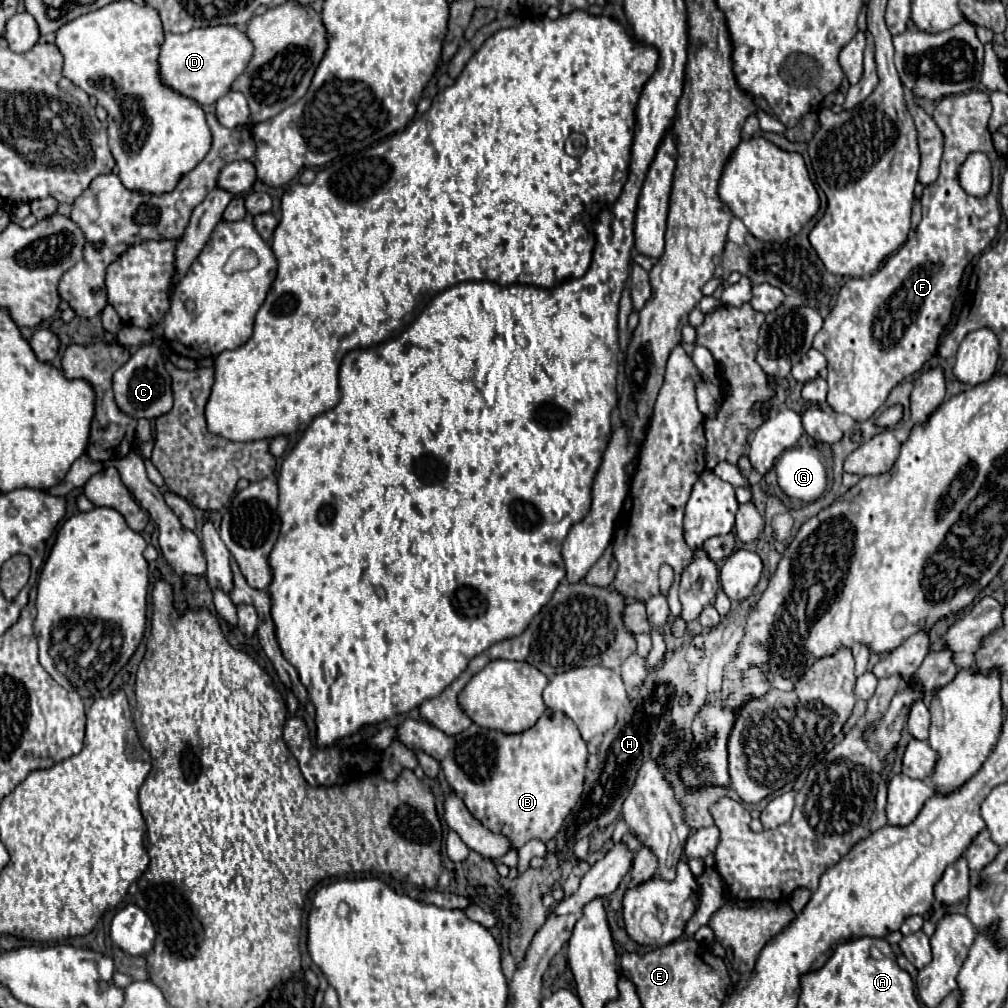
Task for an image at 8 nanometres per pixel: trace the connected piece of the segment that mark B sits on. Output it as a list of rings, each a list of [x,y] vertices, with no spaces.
[[[545,710],[545,714],[537,720],[535,726],[531,726],[531,728],[527,728],[527,730],[523,730],[523,732],[519,732],[519,734],[503,734],[503,732],[499,732],[499,730],[481,728],[481,726],[477,726],[477,724],[471,724],[467,730],[463,730],[463,732],[455,734],[455,736],[447,736],[447,734],[443,734],[439,728],[435,728],[435,726],[429,724],[429,722],[423,722],[423,720],[405,720],[405,722],[397,728],[397,740],[401,740],[401,742],[403,742],[407,748],[411,748],[413,752],[421,750],[421,752],[433,756],[433,758],[441,764],[441,768],[443,768],[443,772],[445,772],[445,778],[447,778],[449,786],[453,788],[453,792],[465,802],[467,810],[469,810],[477,820],[481,820],[481,824],[483,824],[485,828],[489,828],[489,830],[493,830],[493,832],[505,834],[505,836],[513,842],[513,848],[515,848],[515,850],[519,850],[525,842],[529,842],[529,840],[533,840],[533,838],[539,838],[539,840],[543,840],[543,842],[549,842],[549,840],[559,832],[563,820],[569,816],[571,808],[575,806],[575,802],[579,800],[579,796],[581,796],[581,792],[583,792],[583,778],[585,778],[585,766],[587,766],[587,744],[585,744],[585,740],[581,738],[581,734],[579,734],[575,722],[573,722],[569,716],[565,716],[563,712]]]

